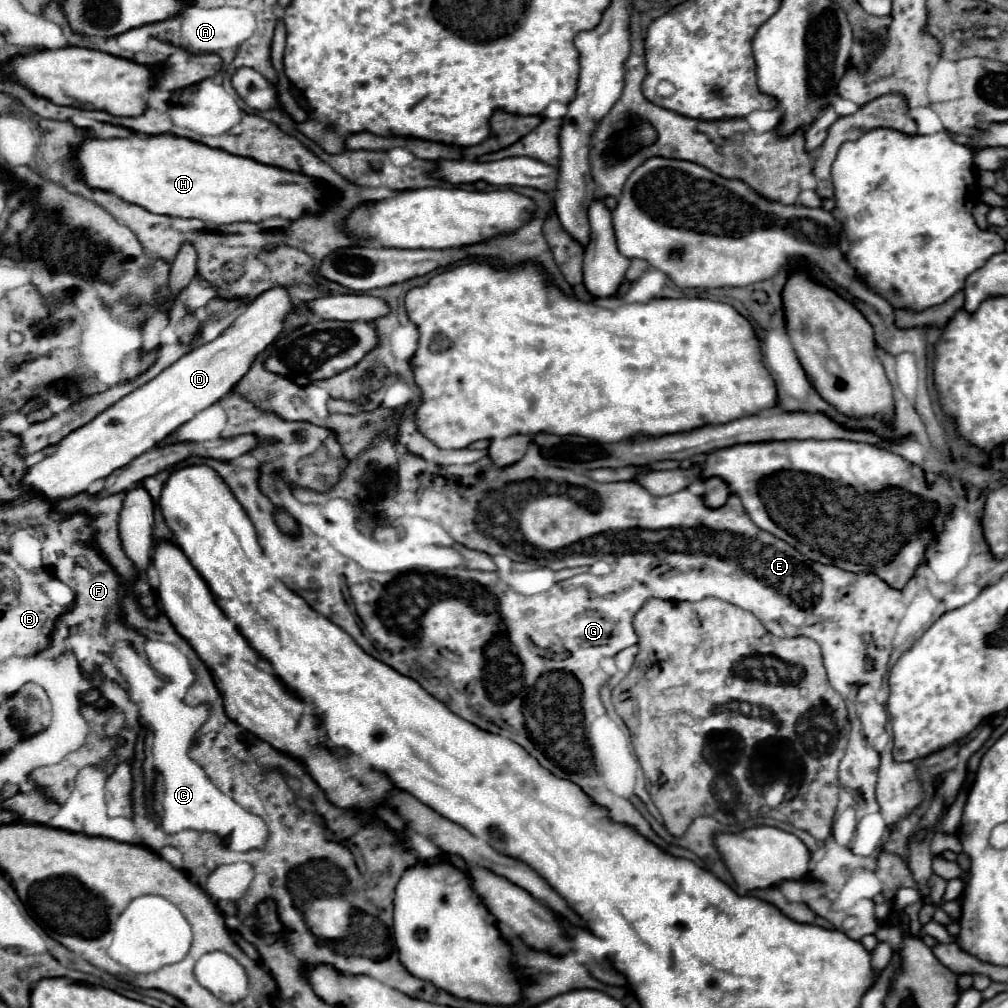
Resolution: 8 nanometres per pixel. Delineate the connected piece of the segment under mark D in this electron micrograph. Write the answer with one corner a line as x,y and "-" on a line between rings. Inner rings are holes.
273,287
265,293
261,293
255,301
251,301
245,307
245,311
215,341
205,343
205,345
193,349
191,353
183,355
177,363
167,367
161,375
157,375
149,383
137,387
133,393
125,395
121,401
117,401
103,413
99,413
87,425
71,431
63,441
59,441
55,453
43,457
39,463
29,467
29,471
23,477
23,483
29,483
37,493
41,493
53,501
67,499
81,491
87,491
95,481
109,477
115,469
125,467
135,457
157,447
167,435
177,431
183,423
191,421
199,411
211,407
213,403
223,399
227,393
231,393
233,387
247,375
247,371
251,369
257,355
261,355
283,333
283,323
291,313
293,313
293,301
285,287

